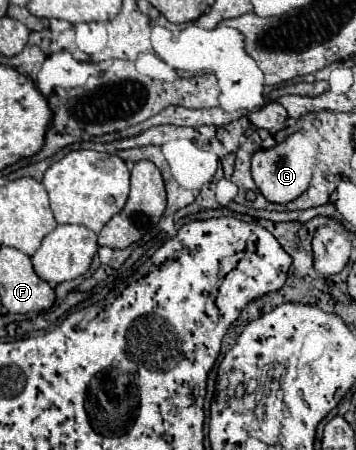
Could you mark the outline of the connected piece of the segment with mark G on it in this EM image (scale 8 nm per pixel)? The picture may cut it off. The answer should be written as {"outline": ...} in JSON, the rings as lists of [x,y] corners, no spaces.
{"outline":[[[298,131],[272,149],[256,151],[251,159],[251,174],[260,193],[272,203],[288,203],[300,197],[308,189],[312,177],[312,155],[304,153],[304,133]]]}

